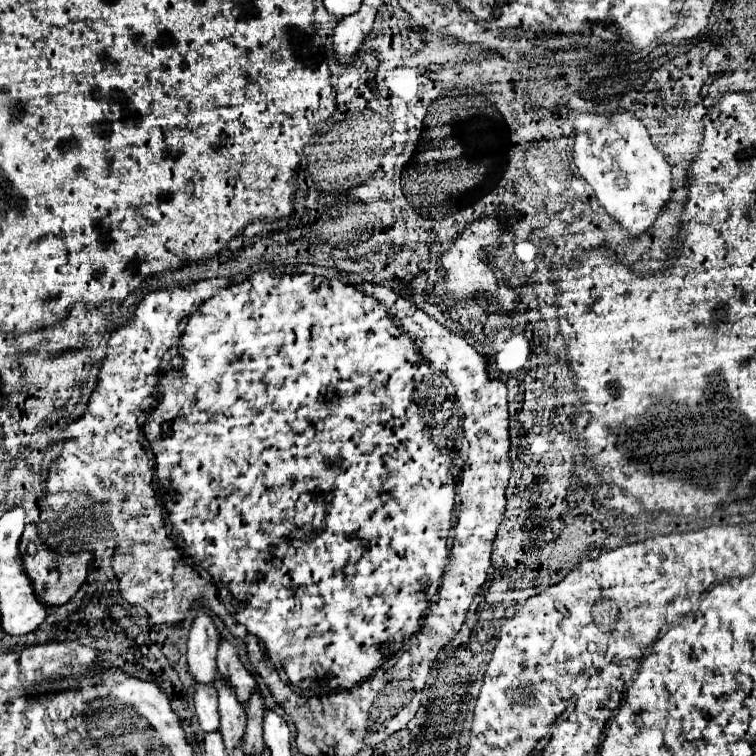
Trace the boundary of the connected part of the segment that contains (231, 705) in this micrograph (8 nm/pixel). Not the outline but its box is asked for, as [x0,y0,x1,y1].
[215,679,247,753]

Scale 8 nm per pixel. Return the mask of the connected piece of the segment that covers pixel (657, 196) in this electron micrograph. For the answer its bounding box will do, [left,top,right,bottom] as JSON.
[573,113,673,239]

